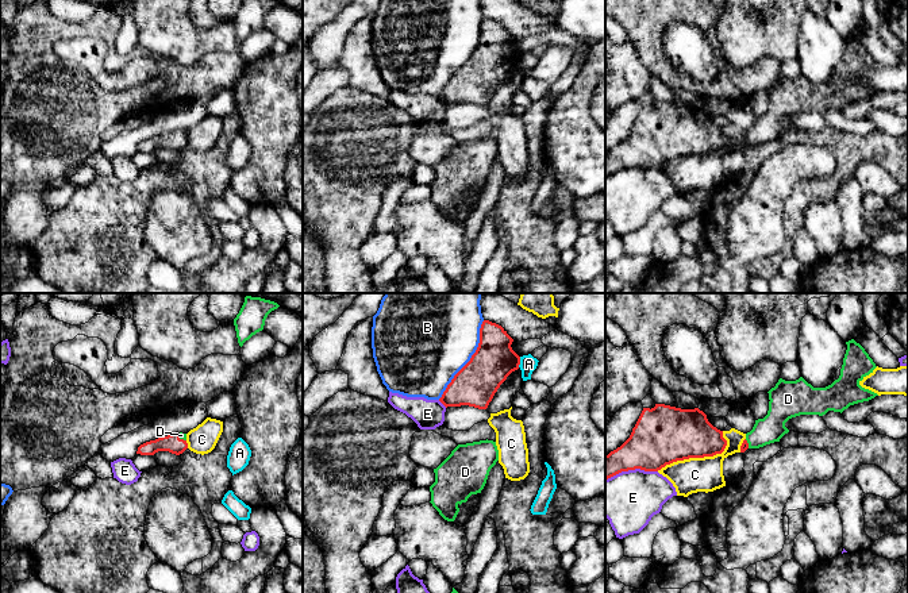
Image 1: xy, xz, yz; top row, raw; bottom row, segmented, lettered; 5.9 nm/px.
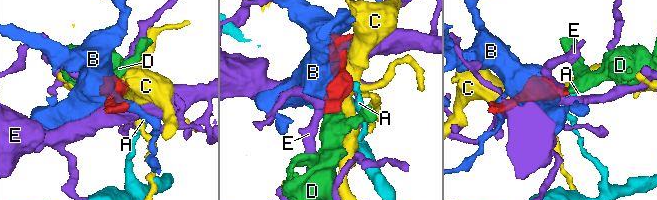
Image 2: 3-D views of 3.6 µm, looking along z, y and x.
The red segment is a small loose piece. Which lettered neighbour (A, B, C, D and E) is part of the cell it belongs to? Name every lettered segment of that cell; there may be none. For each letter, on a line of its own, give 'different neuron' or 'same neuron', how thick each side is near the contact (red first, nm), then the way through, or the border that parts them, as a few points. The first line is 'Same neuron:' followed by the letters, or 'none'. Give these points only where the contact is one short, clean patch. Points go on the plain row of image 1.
Same neuron: D
A: different neuron | 240/100 nm | along xz (520, 54), (518, 64)
B: different neuron | 260/460 nm
C: different neuron | 340/200 nm
D: same neuron | 110/30 nm | across xy (172, 141), (181, 137), (181, 133)
E: different neuron | 320/340 nm

